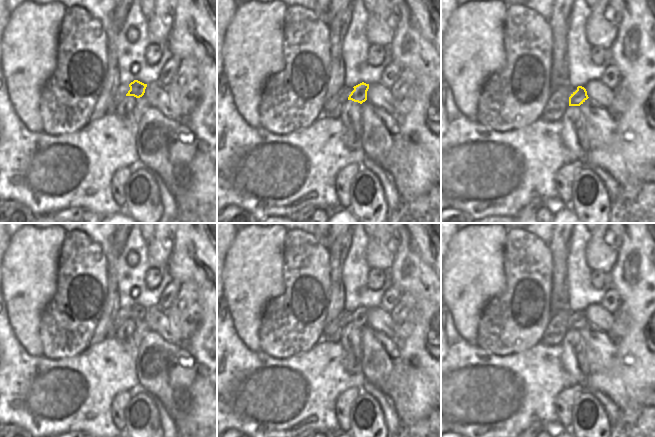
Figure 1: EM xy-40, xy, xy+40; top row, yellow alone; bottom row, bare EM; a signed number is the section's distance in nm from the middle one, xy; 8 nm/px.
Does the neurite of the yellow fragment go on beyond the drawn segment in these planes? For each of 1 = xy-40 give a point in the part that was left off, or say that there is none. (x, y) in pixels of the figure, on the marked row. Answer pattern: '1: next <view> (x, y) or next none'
1: next none

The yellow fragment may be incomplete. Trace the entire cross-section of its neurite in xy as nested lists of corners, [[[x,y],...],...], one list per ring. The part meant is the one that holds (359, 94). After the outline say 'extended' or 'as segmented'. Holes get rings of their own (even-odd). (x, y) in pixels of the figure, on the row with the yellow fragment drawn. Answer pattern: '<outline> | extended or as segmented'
[[[362,82],[353,88],[354,90],[349,95],[348,100],[352,100],[360,104],[365,102],[367,100],[367,91],[369,89],[369,84]]] | as segmented

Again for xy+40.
[[[578,86],[577,90],[569,97],[569,106],[580,106],[588,98],[586,89],[582,86]]] | as segmented

